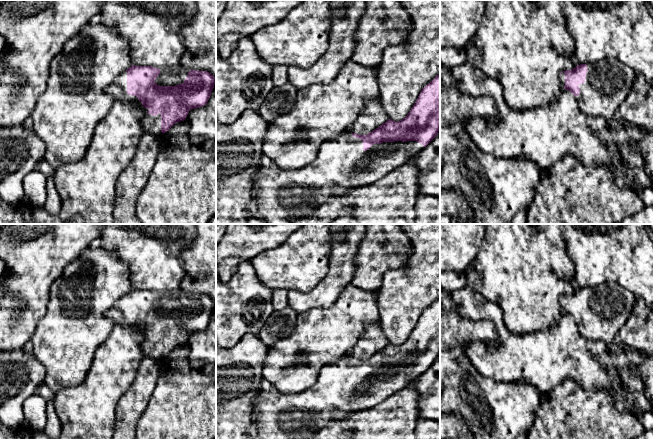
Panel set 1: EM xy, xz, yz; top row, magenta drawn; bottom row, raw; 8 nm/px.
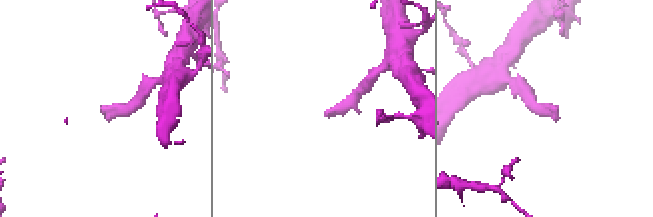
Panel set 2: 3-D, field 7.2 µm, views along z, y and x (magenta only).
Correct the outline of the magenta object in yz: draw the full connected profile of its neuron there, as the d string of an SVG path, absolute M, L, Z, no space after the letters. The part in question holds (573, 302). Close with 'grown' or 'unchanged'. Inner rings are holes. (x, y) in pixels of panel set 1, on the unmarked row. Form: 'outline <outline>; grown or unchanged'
outline M612 281L560 297L564 313L575 320L581 336L606 345L617 339L635 301L634 294Z; grown

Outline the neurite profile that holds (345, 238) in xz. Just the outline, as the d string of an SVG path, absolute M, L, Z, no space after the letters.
M330 224L331 250L327 274L307 293L295 290L288 291L288 306L297 313L305 312L315 307L330 307L355 276L356 265L354 259L359 244L366 235L366 230L367 224Z

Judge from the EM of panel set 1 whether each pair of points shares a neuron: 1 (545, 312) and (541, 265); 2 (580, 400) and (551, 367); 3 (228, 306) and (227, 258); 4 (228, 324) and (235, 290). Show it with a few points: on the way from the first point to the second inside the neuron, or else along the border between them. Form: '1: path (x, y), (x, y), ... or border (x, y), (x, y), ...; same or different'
1: path (541, 300), (541, 277); same
2: border (585, 388), (571, 379), (566, 379), (542, 392); different
3: border (241, 262), (238, 270), (226, 282); different
4: path (228, 316), (228, 312), (235, 305), (235, 298); same

